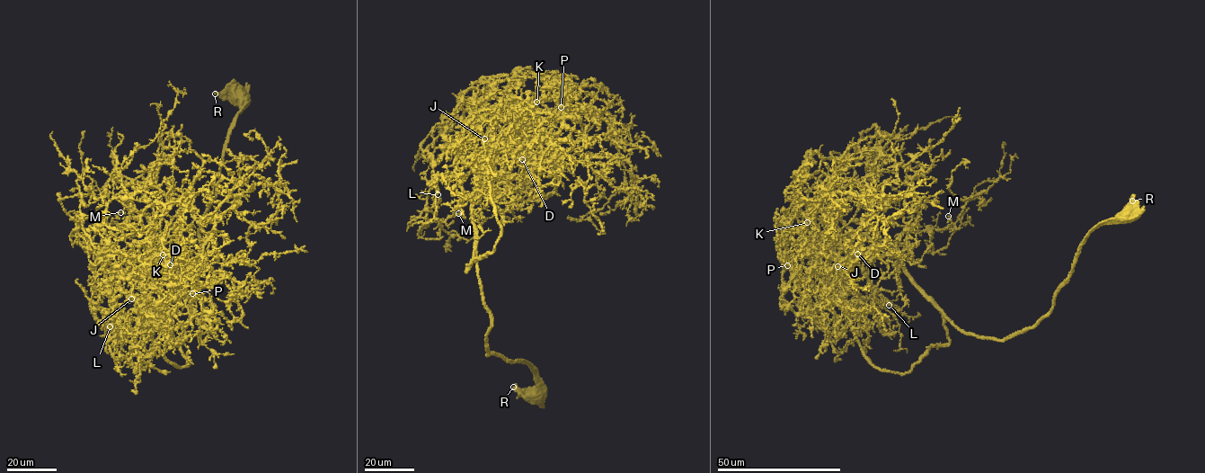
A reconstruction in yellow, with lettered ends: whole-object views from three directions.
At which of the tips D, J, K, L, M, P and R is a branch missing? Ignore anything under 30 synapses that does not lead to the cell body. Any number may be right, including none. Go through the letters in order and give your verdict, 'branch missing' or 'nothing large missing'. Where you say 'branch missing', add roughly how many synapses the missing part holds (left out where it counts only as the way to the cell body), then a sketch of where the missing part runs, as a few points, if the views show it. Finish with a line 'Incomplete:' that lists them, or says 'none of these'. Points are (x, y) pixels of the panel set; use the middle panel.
D: nothing large missing
J: nothing large missing
K: nothing large missing
L: nothing large missing
M: branch missing; 35 synapses; course (458, 213), (465, 218), (478, 214), (486, 218)
P: branch missing; 40 synapses
R: nothing large missing
Incomplete: M, P

